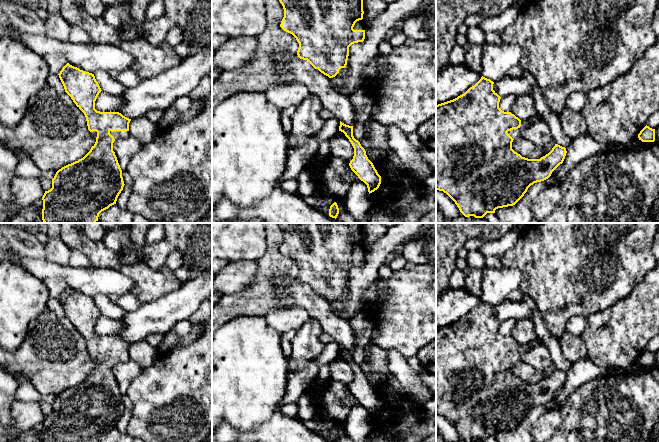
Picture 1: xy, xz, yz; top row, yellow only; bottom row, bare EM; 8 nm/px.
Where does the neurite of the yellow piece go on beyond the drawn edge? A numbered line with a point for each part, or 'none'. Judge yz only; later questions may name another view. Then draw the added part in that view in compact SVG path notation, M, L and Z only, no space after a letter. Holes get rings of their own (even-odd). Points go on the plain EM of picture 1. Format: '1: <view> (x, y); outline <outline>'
1: yz (515, 357); outline M539 338L536 340L526 344L526 345L521 345L521 350L518 353L513 353L511 355L508 355L507 357L513 362L518 362L522 360L523 354L526 353L528 350L533 349L534 347L538 346L541 344L541 341Z

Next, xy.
1: xy (116, 358); outline M110 355L110 358L114 361L115 364L130 360L129 355Z

